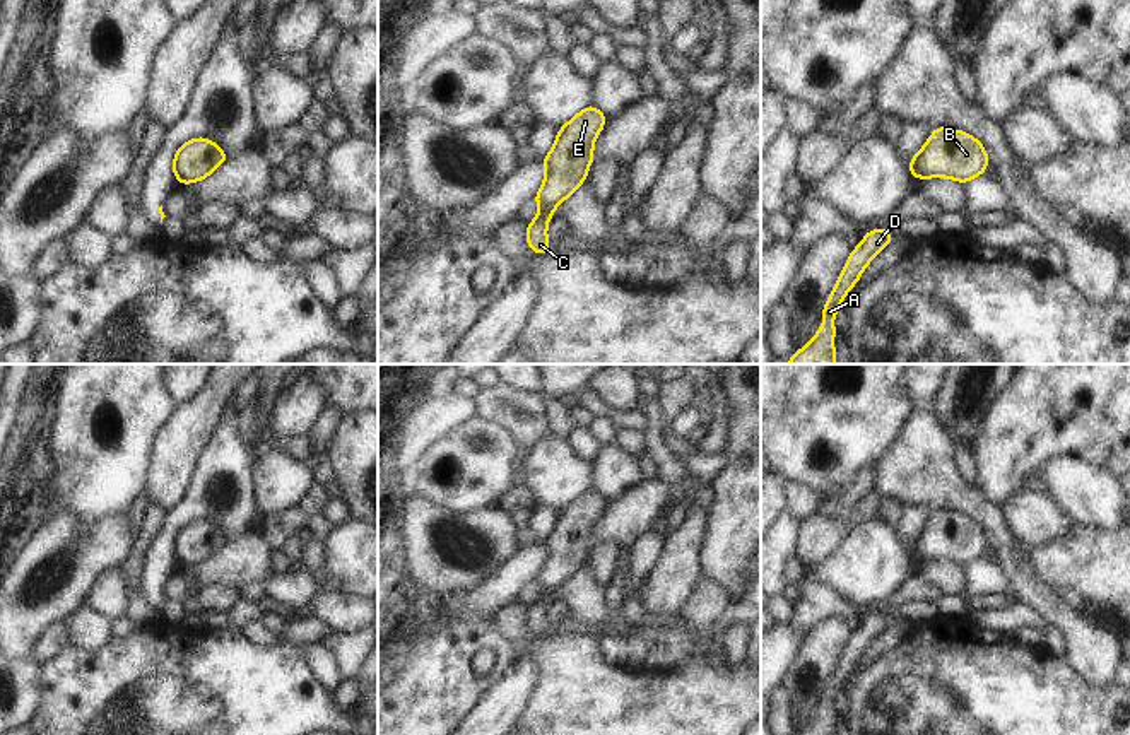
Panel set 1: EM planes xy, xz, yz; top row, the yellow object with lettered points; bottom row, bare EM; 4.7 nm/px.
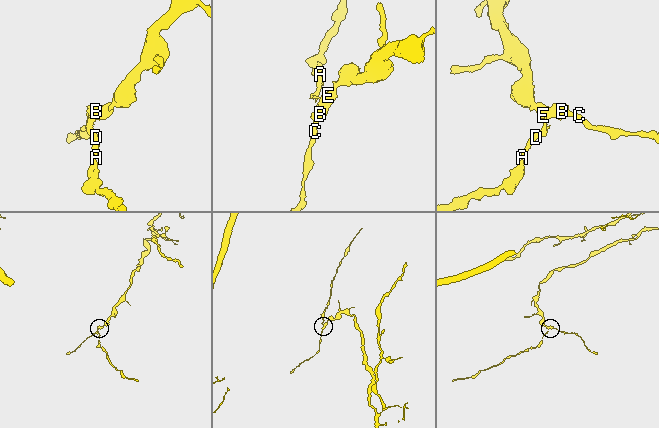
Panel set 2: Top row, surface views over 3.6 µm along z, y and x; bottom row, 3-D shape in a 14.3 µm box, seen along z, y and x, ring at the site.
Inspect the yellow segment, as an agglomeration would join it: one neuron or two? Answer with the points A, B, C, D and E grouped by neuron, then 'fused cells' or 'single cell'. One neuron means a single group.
A D / B C E; fused cells

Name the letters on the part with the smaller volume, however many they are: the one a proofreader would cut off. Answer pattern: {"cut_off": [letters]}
{"cut_off": ["A", "D"]}

